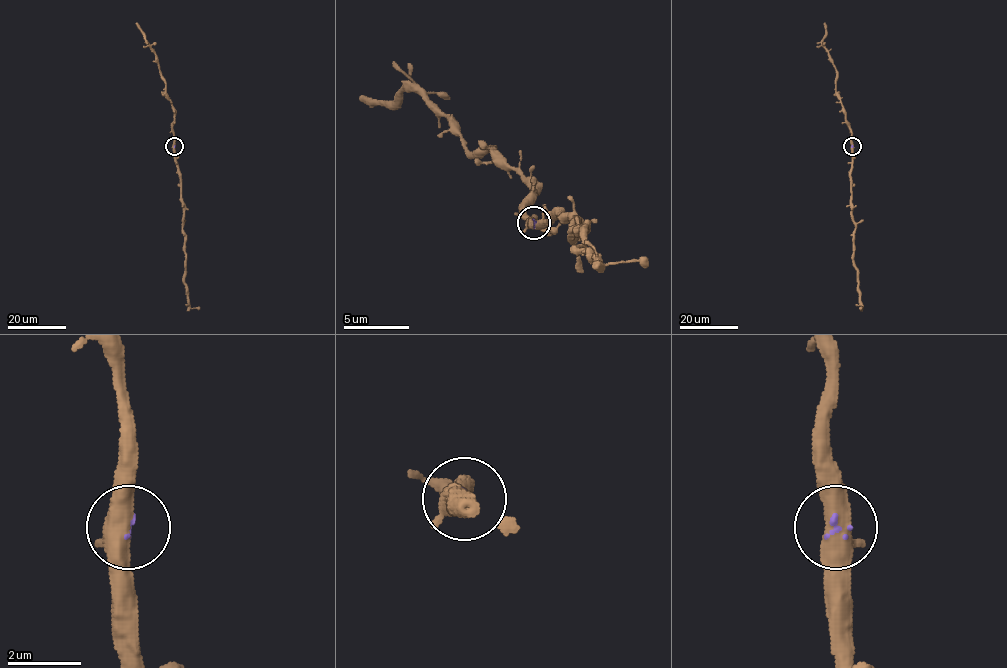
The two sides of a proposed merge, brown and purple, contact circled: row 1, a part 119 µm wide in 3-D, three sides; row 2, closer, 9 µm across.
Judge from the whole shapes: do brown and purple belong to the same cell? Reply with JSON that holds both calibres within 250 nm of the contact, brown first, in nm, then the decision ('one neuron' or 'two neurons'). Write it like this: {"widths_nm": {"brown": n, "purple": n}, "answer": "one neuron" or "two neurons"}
{"widths_nm": {"brown": 550, "purple": 70}, "answer": "one neuron"}

